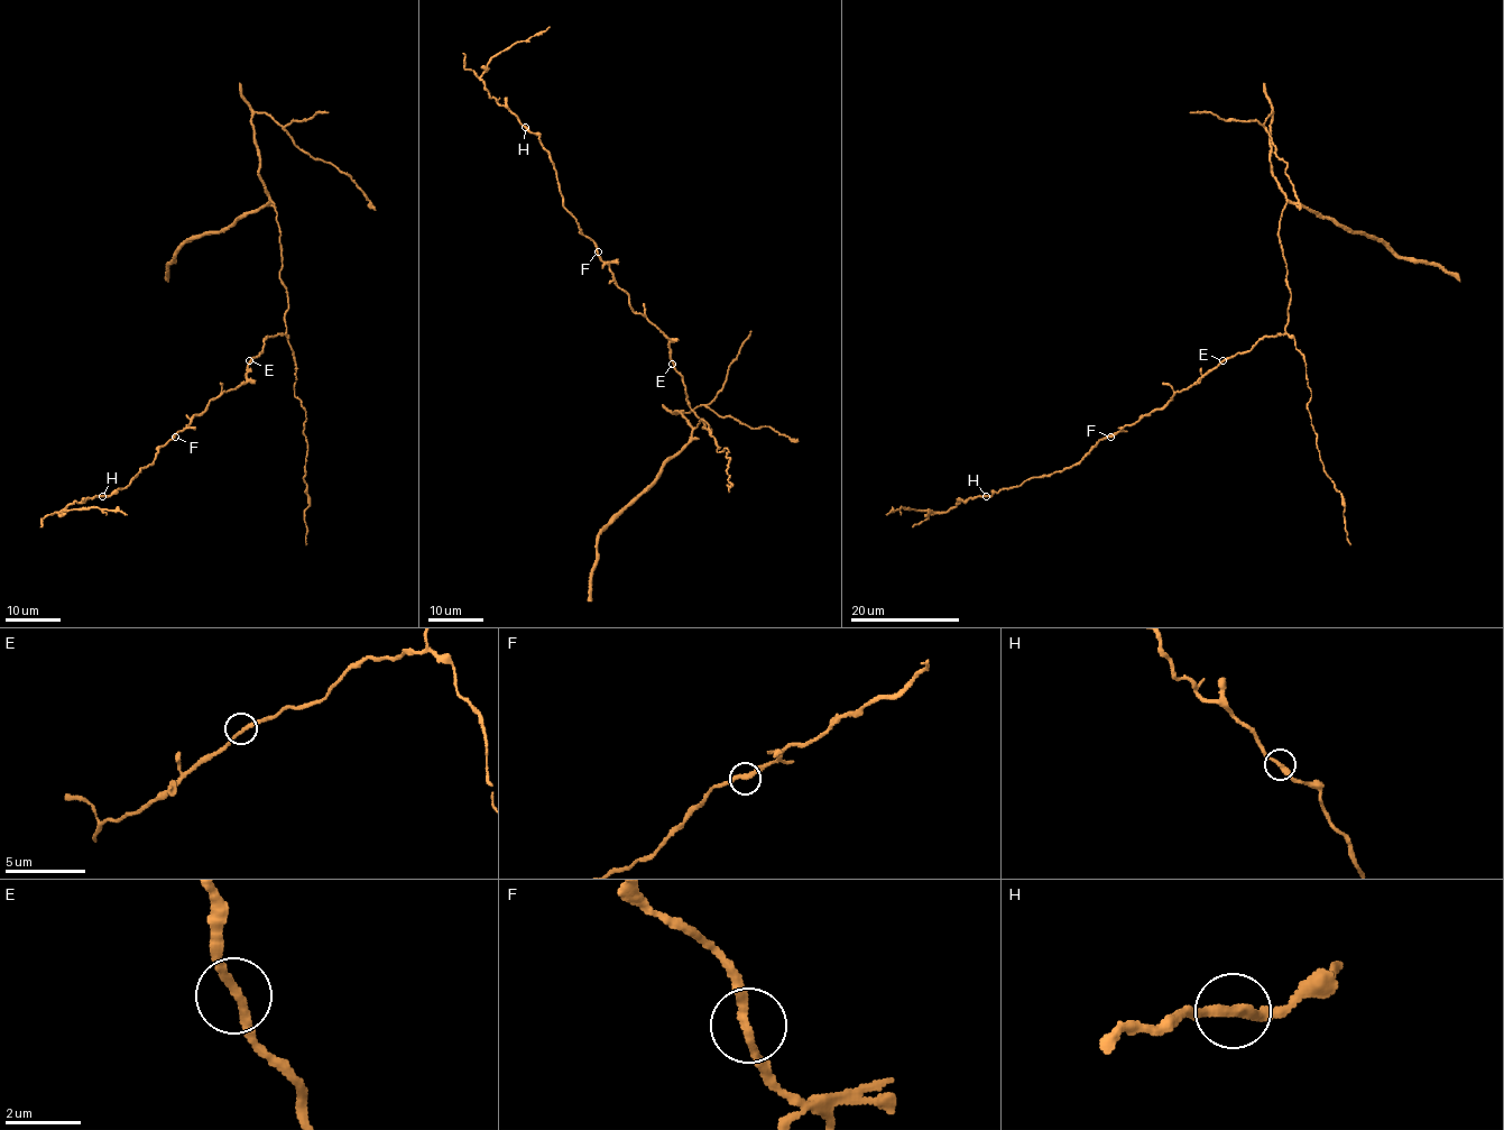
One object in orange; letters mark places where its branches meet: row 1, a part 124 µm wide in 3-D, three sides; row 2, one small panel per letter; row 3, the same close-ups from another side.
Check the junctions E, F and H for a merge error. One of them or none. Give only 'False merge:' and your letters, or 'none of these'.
False merge: none of these

